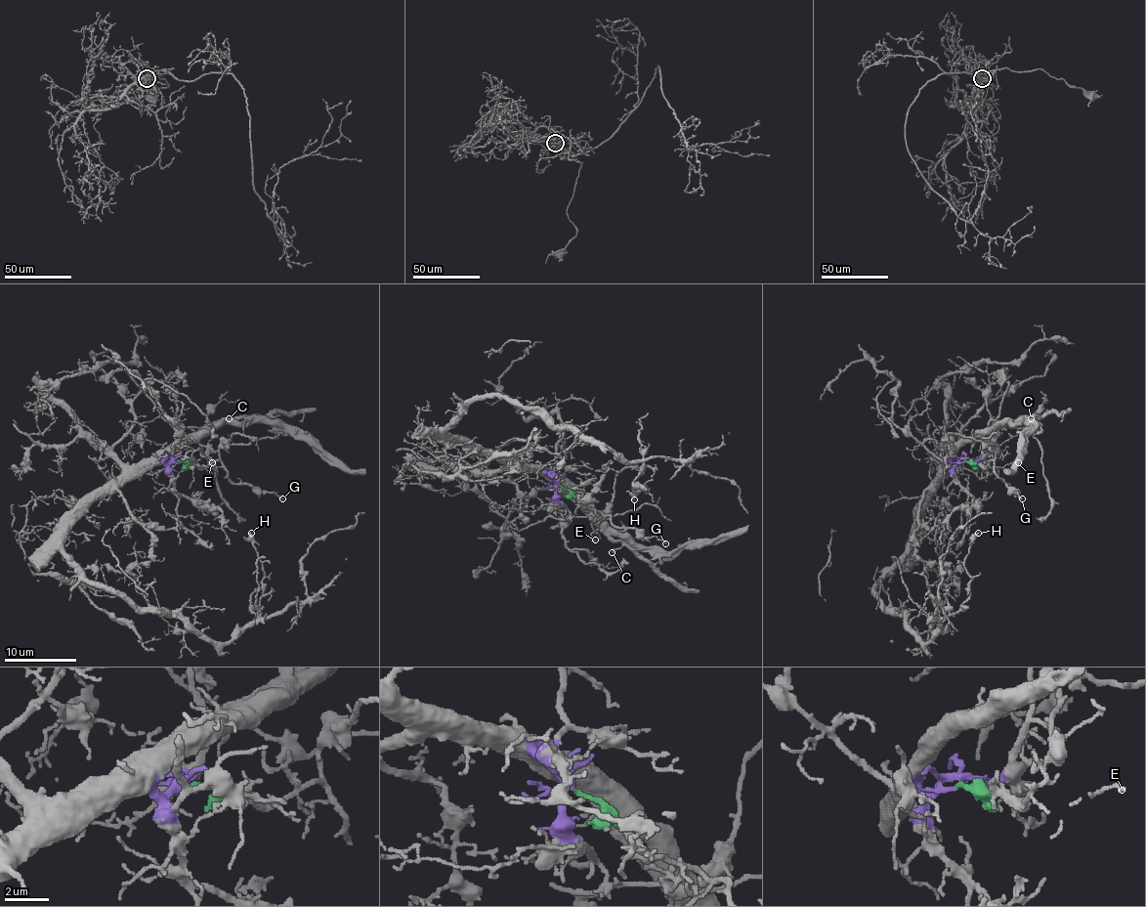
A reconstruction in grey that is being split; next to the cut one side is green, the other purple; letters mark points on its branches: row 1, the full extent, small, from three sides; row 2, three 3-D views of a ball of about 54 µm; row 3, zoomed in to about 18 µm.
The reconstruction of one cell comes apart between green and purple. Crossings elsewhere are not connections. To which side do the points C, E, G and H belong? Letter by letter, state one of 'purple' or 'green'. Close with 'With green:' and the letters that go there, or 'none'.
C: purple
E: green
G: green
H: purple
With green: E, G

